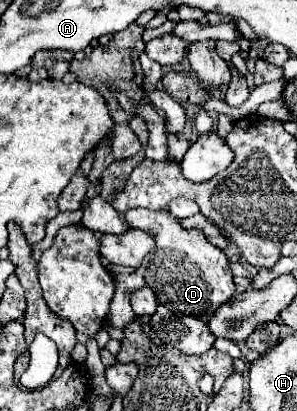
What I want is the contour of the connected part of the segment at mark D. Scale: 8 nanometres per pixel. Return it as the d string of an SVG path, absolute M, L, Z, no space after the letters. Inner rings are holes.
M131 209L125 217L129 225L137 225L155 239L155 249L141 263L141 273L147 287L157 295L157 301L169 307L169 311L175 311L177 315L209 317L235 295L229 259L219 247L213 247L201 231L183 229L167 211Z

